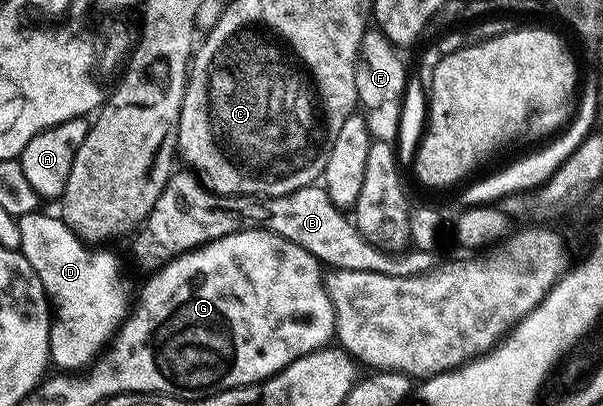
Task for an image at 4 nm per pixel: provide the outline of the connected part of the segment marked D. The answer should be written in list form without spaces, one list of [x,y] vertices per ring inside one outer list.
[[[35,209],[27,215],[17,216],[18,243],[22,255],[36,269],[40,285],[46,291],[46,298],[52,308],[50,325],[50,361],[59,372],[82,373],[107,350],[108,344],[117,335],[132,310],[130,287],[118,268],[118,259],[102,245],[91,245],[80,238],[57,214],[41,215]]]

